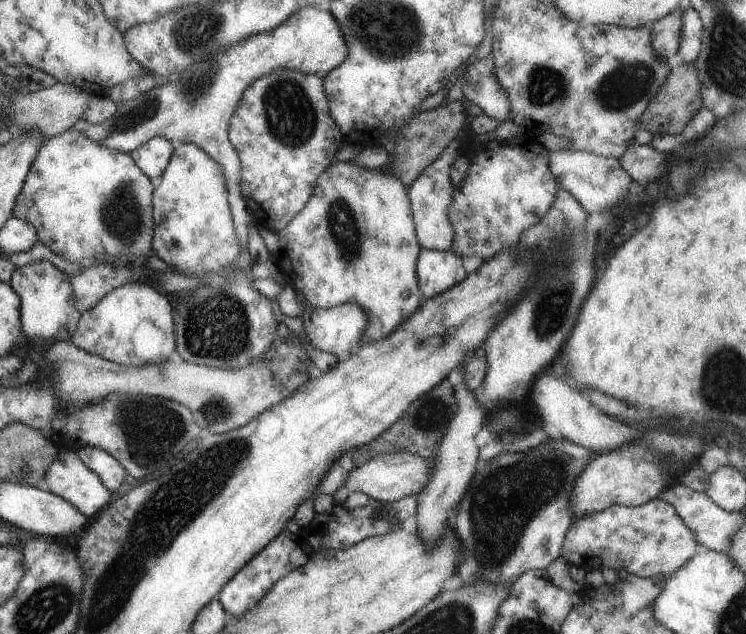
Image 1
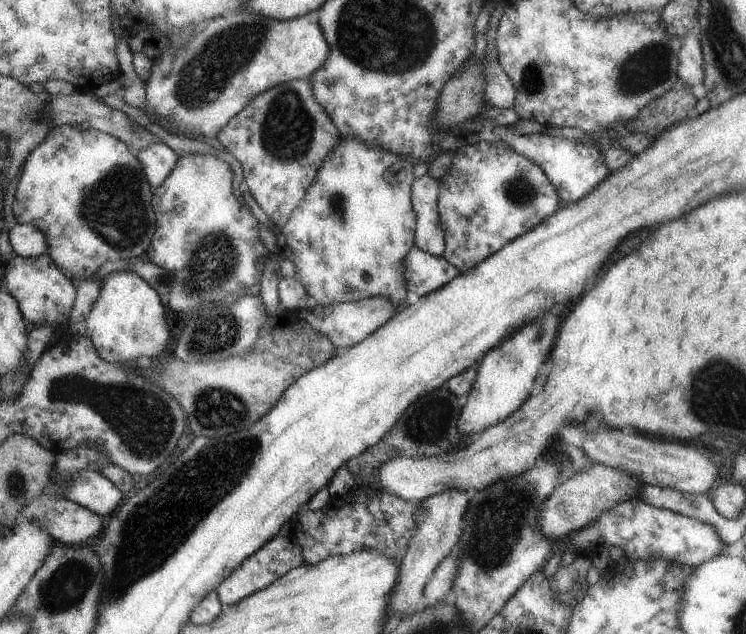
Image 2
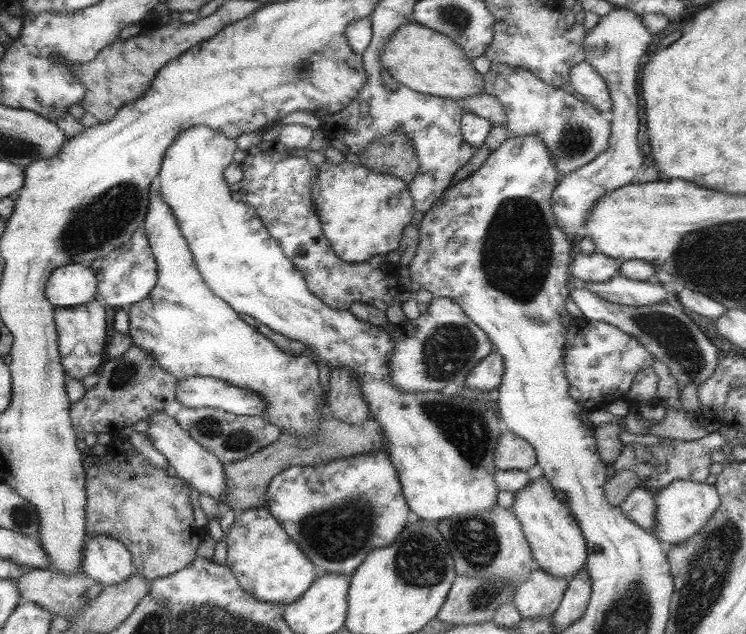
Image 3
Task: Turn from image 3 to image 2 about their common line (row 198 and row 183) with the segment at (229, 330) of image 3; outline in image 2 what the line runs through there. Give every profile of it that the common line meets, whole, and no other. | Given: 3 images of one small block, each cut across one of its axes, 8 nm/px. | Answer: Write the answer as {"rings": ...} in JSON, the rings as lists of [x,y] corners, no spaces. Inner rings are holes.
{"rings":[[[156,141],[155,144],[146,146],[144,150],[140,150],[135,155],[148,183],[154,189],[168,178],[168,174],[174,170],[174,166],[179,160],[178,154],[162,141]]]}

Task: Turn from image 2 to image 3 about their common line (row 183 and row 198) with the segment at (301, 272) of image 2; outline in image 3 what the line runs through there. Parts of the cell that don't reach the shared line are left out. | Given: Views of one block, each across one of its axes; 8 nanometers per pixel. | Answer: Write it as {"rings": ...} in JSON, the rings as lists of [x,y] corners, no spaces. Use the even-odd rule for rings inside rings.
{"rings":[[[328,159],[318,166],[316,182],[312,185],[312,199],[321,221],[323,236],[328,239],[336,255],[345,262],[368,261],[374,256],[387,255],[397,250],[406,226],[410,225],[415,207],[409,185],[386,172],[370,170],[348,161],[334,164]]]}

